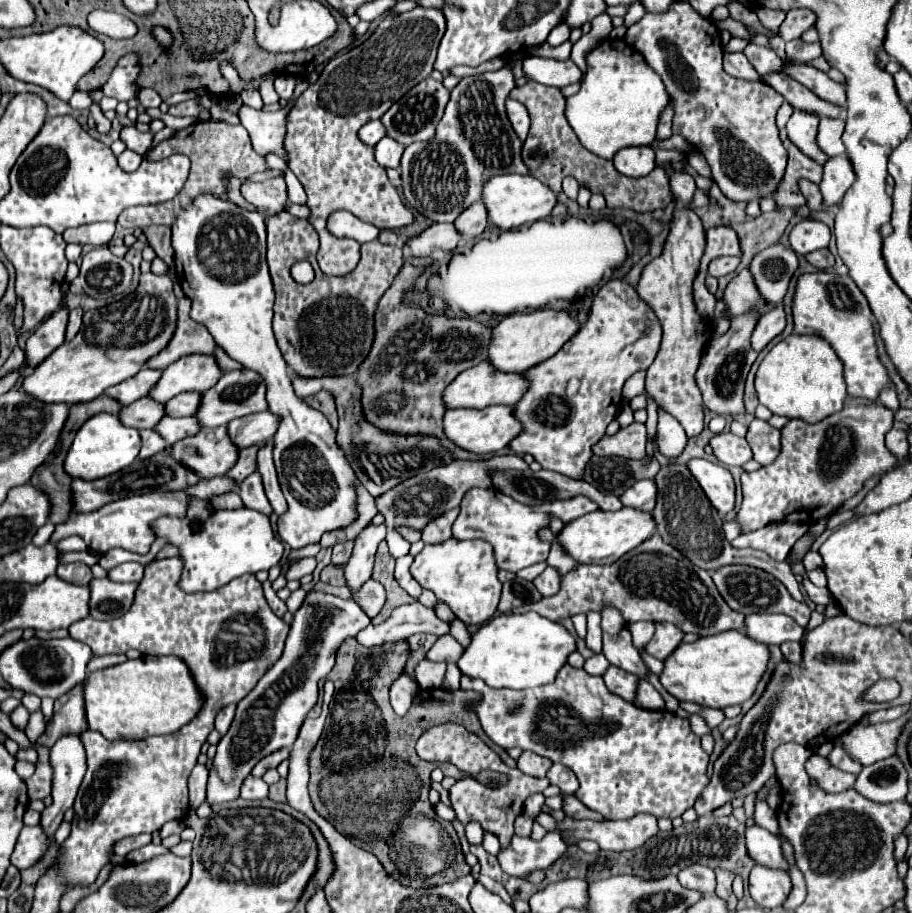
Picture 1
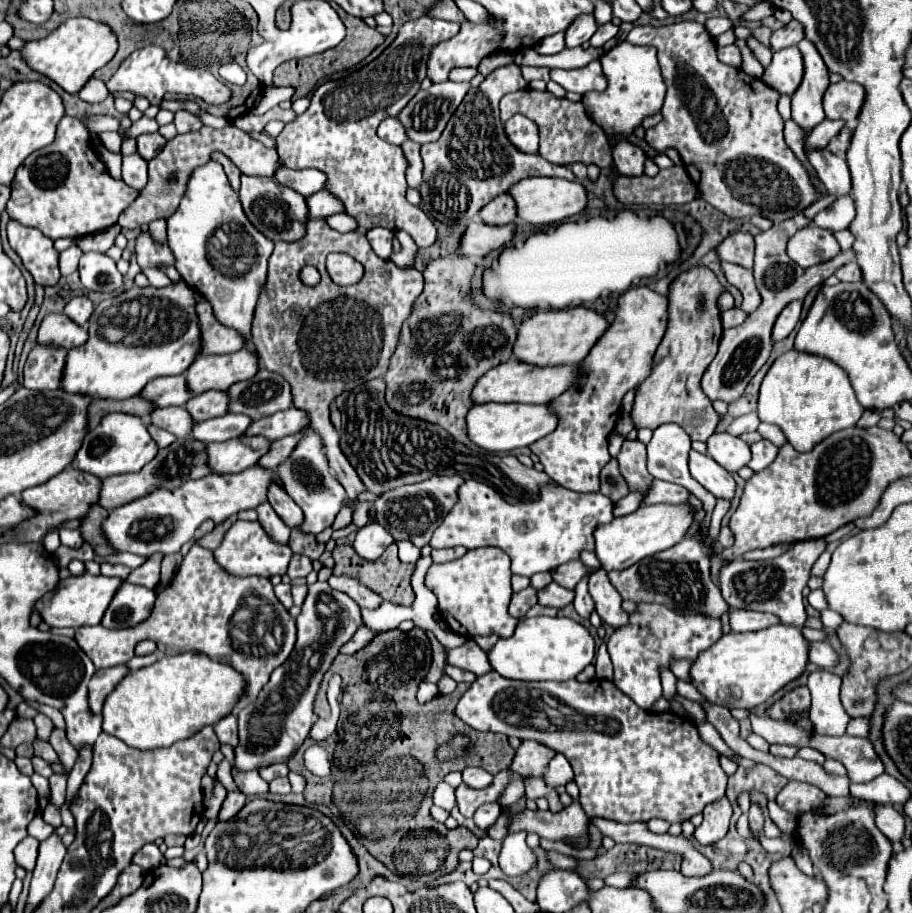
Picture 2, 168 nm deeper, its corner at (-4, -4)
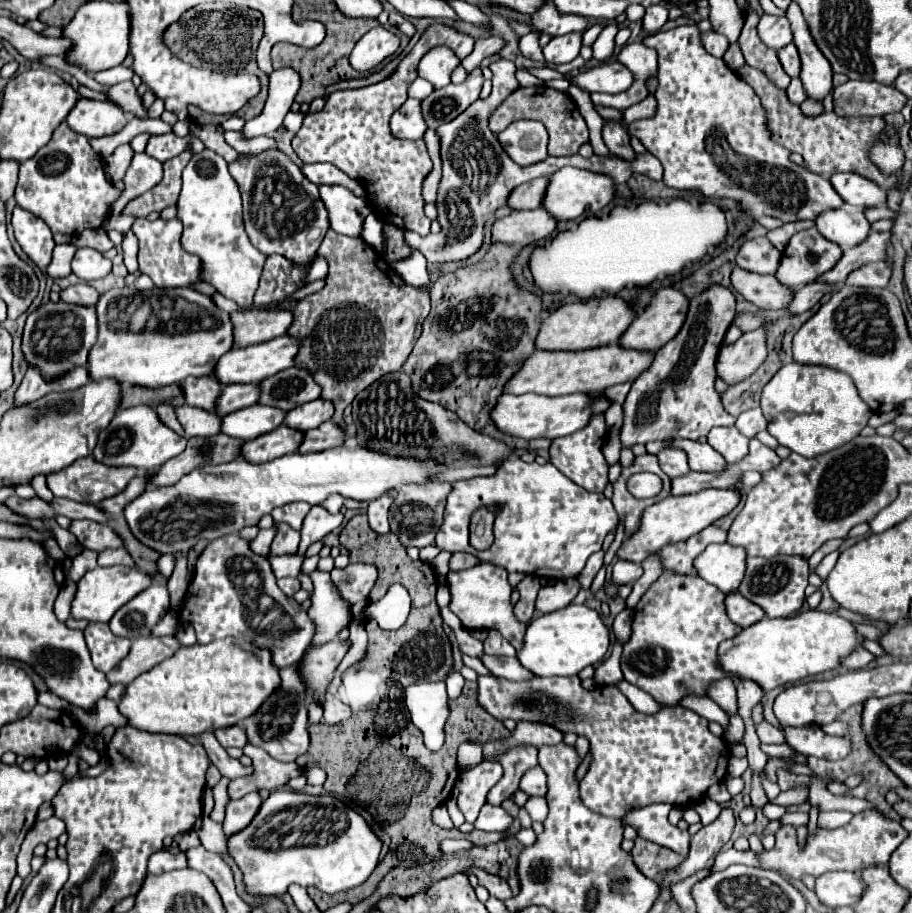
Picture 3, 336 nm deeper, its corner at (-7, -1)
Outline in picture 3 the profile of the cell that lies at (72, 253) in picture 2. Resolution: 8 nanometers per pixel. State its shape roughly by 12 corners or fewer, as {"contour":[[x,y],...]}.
{"contour":[[74,244],[54,248],[48,276],[66,278],[72,274],[70,262],[76,254]]}

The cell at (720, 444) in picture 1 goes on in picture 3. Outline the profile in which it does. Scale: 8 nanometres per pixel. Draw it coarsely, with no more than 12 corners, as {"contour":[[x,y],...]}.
{"contour":[[734,426],[710,430],[708,444],[728,464],[748,454]]}

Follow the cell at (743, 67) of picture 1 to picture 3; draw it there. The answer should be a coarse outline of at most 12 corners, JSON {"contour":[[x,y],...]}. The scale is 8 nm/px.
{"contour":[[702,34],[706,52],[722,58],[728,50],[726,36]]}

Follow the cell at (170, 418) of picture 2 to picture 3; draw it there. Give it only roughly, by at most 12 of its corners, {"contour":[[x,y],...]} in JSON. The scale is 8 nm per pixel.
{"contour":[[184,404],[176,418],[186,436],[214,436],[220,418]]}

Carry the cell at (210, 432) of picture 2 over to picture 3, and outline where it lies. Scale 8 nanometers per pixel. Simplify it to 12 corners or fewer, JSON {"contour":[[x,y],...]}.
{"contour":[[254,404],[224,416],[220,430],[254,440],[278,428],[280,408]]}

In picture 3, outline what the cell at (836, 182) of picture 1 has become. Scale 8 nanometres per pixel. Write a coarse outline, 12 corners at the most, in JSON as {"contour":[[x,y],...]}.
{"contour":[[822,212],[822,236],[852,248],[868,236],[864,212]]}

